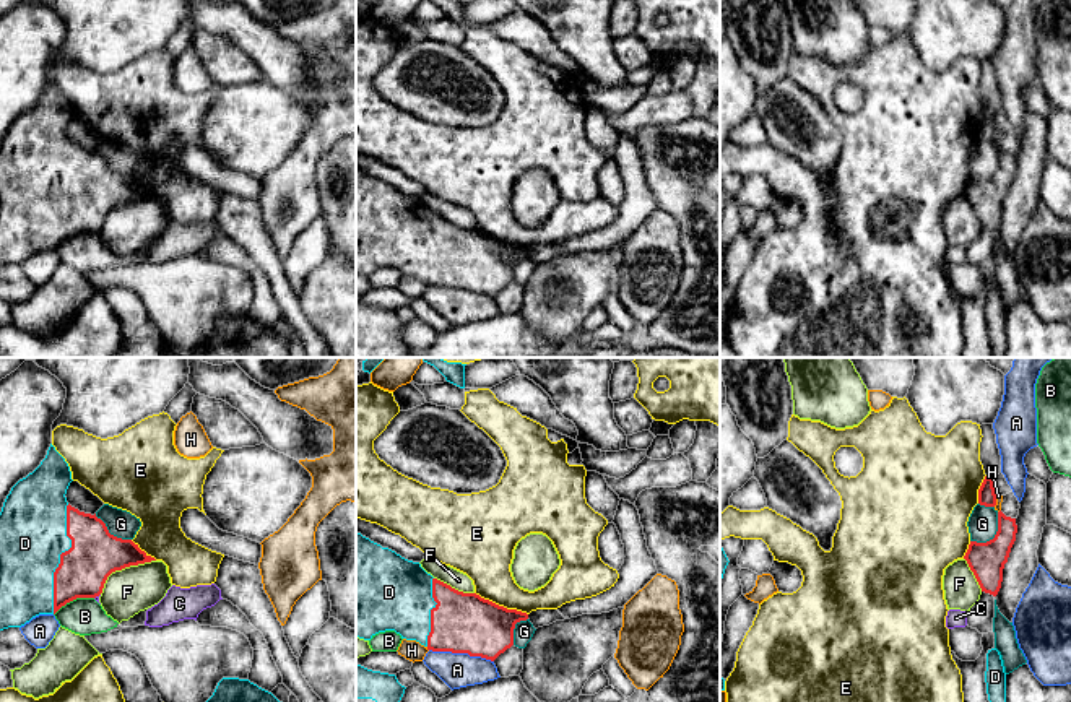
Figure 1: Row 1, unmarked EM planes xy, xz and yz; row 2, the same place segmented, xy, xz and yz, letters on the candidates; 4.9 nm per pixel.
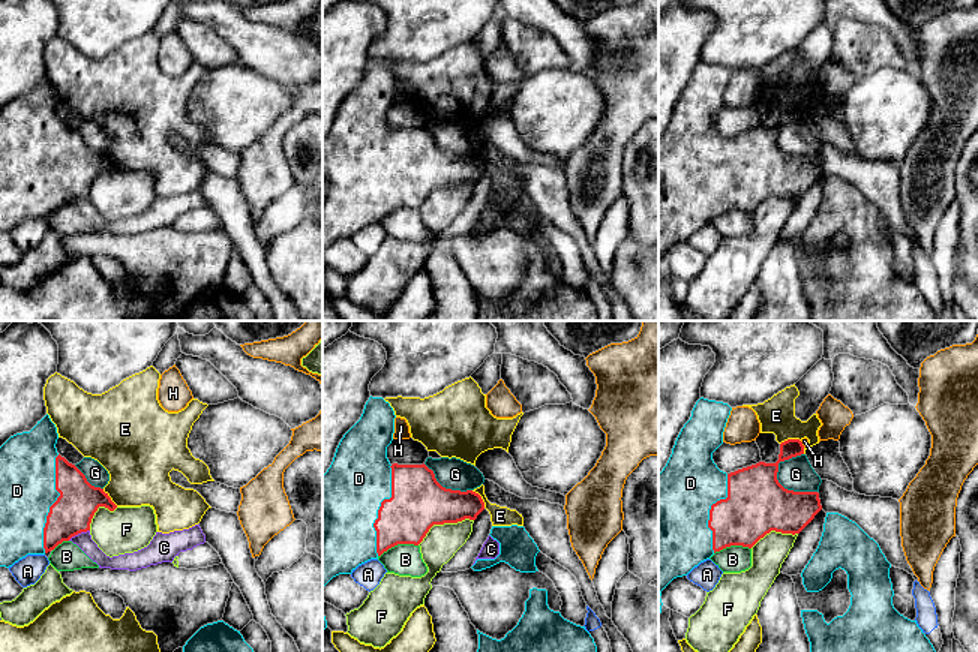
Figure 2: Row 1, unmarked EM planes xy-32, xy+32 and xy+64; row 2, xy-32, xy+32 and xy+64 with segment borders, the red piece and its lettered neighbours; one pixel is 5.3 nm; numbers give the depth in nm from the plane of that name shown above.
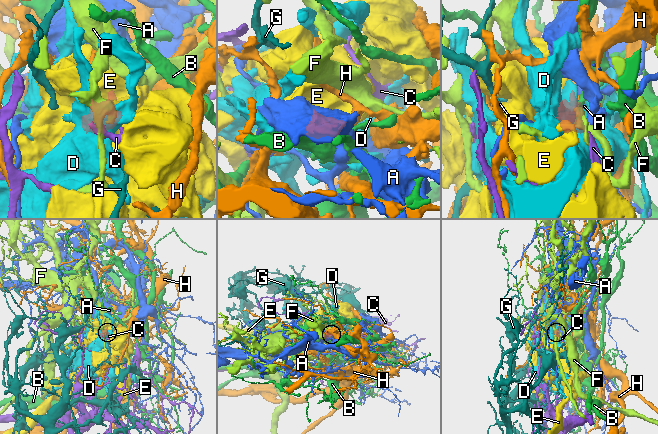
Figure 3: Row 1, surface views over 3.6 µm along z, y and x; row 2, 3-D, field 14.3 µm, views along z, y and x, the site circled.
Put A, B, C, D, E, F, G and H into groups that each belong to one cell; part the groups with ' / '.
A / B / C / D / E / F / G / H

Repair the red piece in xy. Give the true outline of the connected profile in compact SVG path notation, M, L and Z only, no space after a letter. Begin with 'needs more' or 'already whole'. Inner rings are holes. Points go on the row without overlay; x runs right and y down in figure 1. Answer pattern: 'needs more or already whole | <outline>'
needs more | M50 80L41 101L20 115L0 148L0 266L21 263L39 250L55 250L76 234L96 234L107 213L156 197L132 176L109 169L106 159L67 138L72 107Z

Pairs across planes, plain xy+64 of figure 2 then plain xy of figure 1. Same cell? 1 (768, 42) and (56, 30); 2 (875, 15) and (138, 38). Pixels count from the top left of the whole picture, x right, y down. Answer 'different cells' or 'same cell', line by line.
1: different cells
2: different cells

